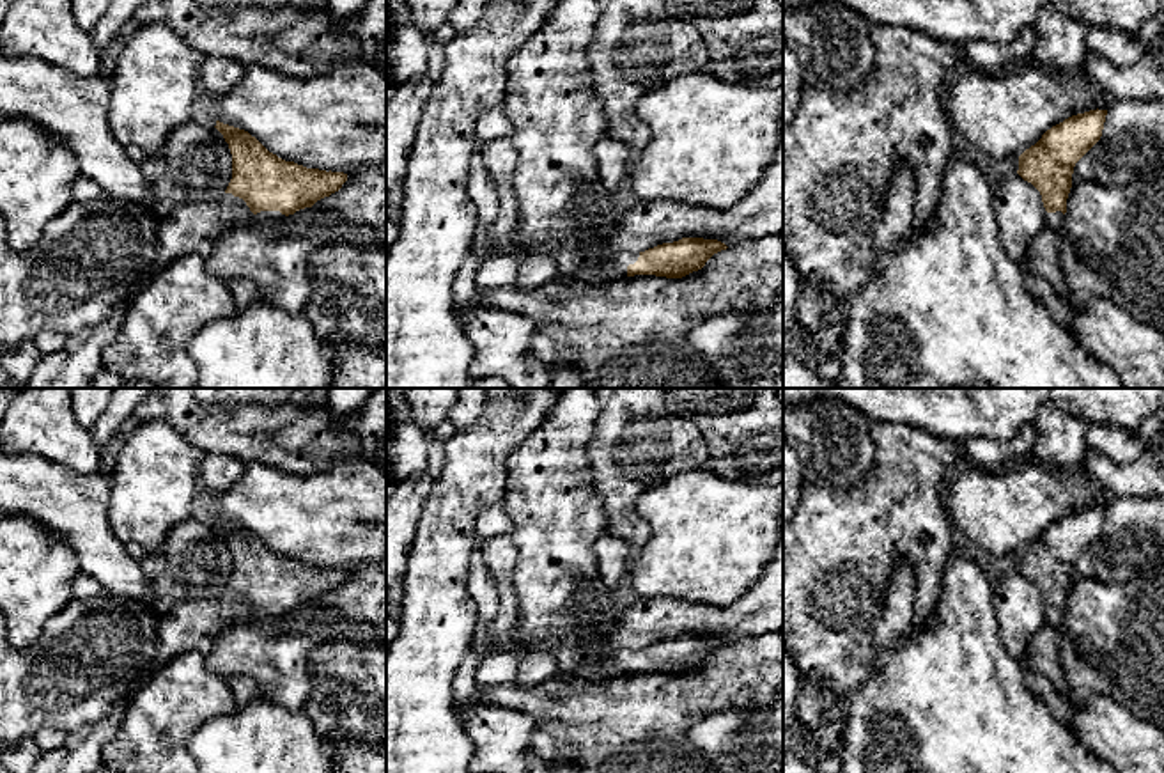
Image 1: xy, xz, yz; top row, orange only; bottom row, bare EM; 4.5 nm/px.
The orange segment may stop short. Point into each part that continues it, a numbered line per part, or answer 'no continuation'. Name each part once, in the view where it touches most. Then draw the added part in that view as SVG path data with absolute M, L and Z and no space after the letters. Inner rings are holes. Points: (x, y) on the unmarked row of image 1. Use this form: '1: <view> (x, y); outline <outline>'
1: xy (263, 616); outline M260 608L257 612L252 612L252 615L260 624L266 624L269 619L285 615L285 612L282 612L280 608Z

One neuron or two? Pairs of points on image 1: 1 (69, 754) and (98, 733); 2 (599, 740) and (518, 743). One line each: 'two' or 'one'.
1: one
2: two

